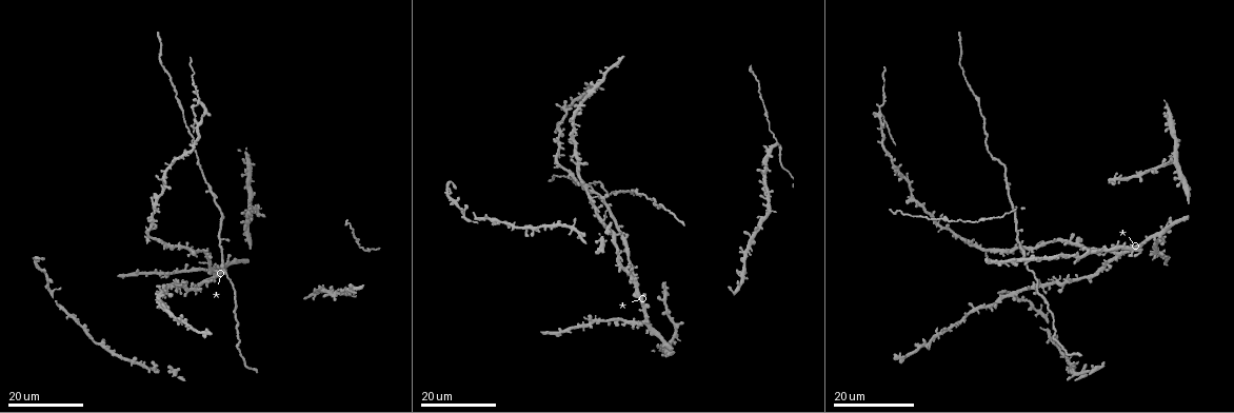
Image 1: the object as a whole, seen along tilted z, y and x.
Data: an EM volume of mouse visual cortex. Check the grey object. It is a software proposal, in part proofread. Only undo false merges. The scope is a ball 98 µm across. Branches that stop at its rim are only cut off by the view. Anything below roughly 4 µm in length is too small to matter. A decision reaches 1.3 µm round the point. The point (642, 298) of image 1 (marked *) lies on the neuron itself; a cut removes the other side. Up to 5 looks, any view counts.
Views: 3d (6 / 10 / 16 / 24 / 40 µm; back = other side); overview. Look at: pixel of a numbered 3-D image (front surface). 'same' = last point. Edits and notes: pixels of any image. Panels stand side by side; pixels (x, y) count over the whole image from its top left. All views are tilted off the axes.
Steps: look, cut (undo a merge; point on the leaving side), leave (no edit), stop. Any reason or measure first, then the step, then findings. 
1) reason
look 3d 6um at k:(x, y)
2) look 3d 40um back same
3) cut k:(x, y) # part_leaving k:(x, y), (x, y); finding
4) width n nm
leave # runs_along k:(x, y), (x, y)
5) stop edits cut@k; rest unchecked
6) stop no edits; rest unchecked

looks like a crossing
look 3d 16um at 1:(602, 198)

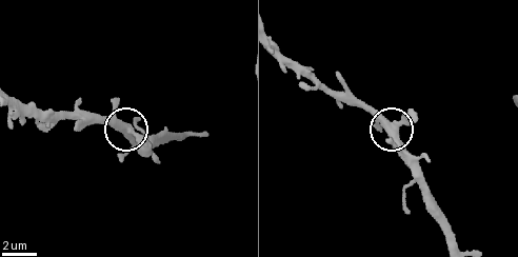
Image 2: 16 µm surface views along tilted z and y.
look 3d 10um at 2:(124, 129)

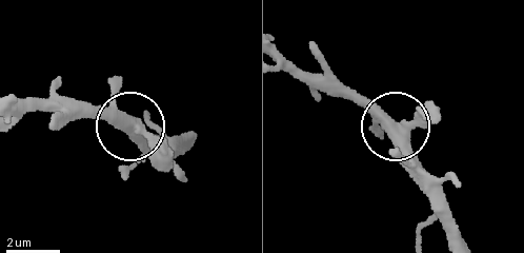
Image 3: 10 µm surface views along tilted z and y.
look 3d 6um at 3:(394, 127)

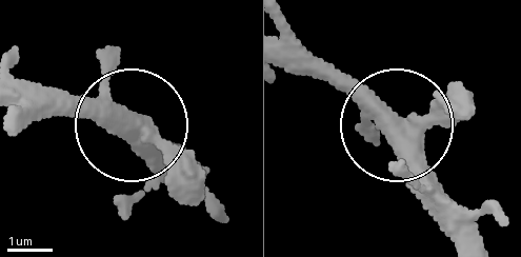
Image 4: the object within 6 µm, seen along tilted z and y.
leave # runs_along 4:(464, 232), (400, 124), (462, 109); one neuron here

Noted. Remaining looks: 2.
sudden change in width
look 3d 16um at 1:(163, 310)

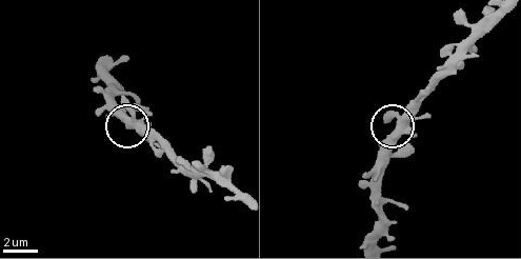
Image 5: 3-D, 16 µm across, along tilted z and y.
zoom in
look 3d 6um at 5:(135, 123)

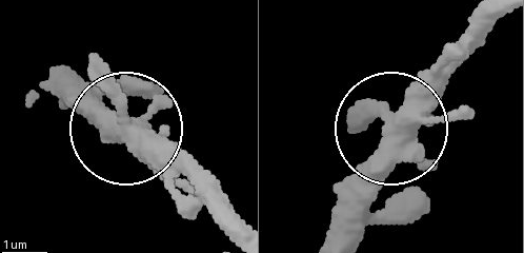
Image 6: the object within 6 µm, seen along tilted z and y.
leave # one neuron here

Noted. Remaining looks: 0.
stop no edits; rest unchecked

